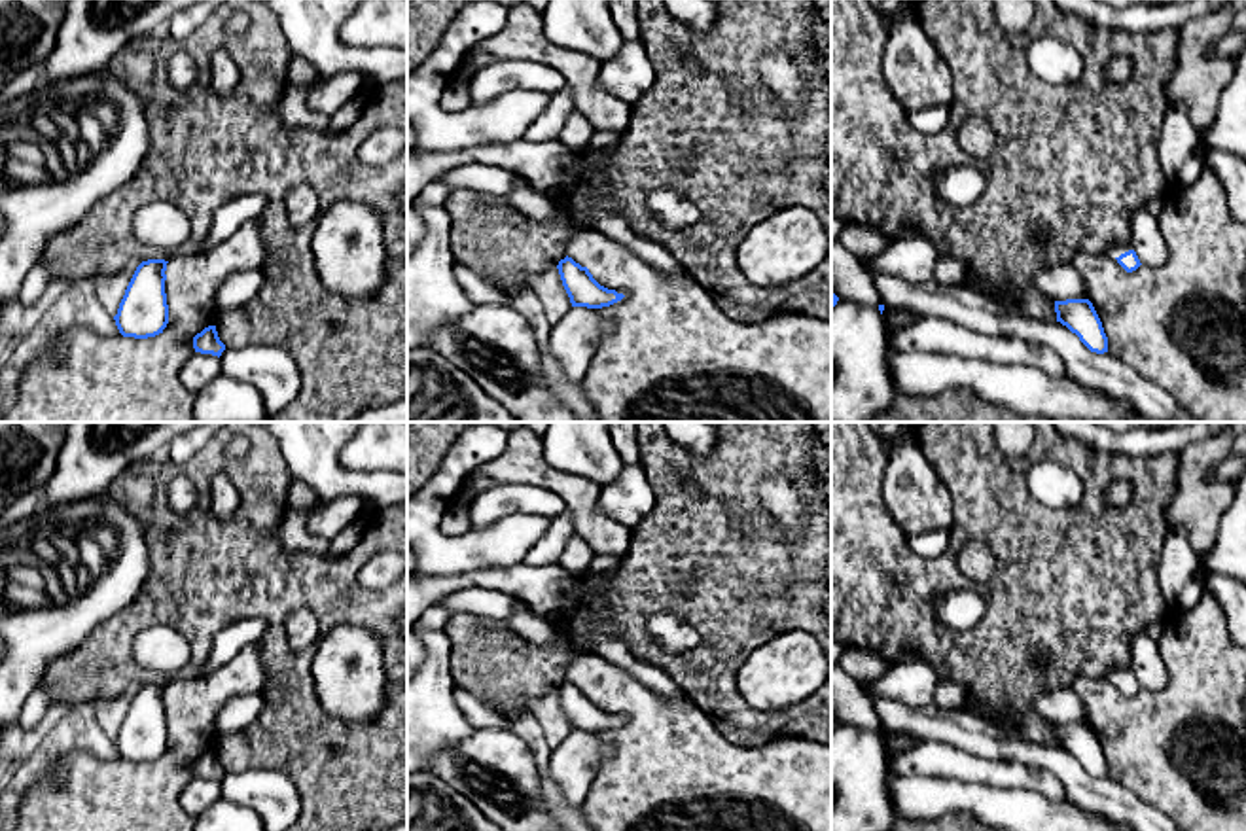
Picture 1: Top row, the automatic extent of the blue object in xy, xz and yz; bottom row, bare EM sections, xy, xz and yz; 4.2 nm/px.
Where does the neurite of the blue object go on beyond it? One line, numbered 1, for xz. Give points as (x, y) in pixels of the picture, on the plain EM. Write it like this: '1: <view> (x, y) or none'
1: none

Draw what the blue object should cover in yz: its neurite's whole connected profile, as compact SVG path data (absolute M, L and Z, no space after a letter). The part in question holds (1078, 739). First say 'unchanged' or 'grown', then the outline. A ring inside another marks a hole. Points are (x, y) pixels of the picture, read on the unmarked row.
unchanged; M1089 723L1055 725L1055 736L1057 746L1076 757L1091 776L1108 776L1108 761Z

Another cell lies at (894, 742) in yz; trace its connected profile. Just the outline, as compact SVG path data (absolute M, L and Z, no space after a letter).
M884 731L882 742L884 742L886 755L896 755L909 750L917 740L915 736L905 734L905 733Z

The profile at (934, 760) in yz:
M935 740L915 742L901 753L886 755L886 774L954 778L1002 789L1030 789L1051 801L1066 799L1064 786L1049 770L1021 763L988 761Z

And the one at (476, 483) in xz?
M475 469L468 475L460 490L456 492L454 504L458 507L470 505L479 494L483 494L487 488L498 486L489 475Z

